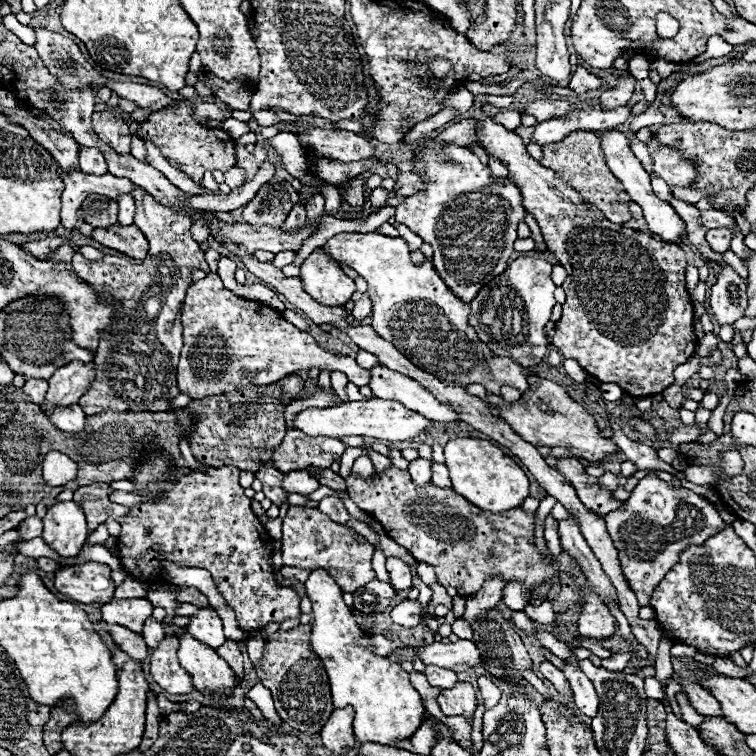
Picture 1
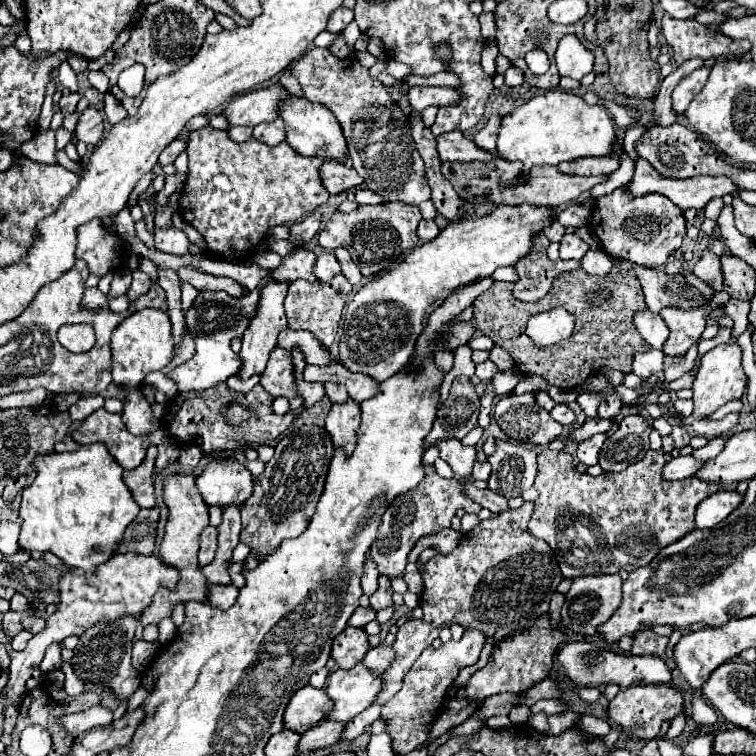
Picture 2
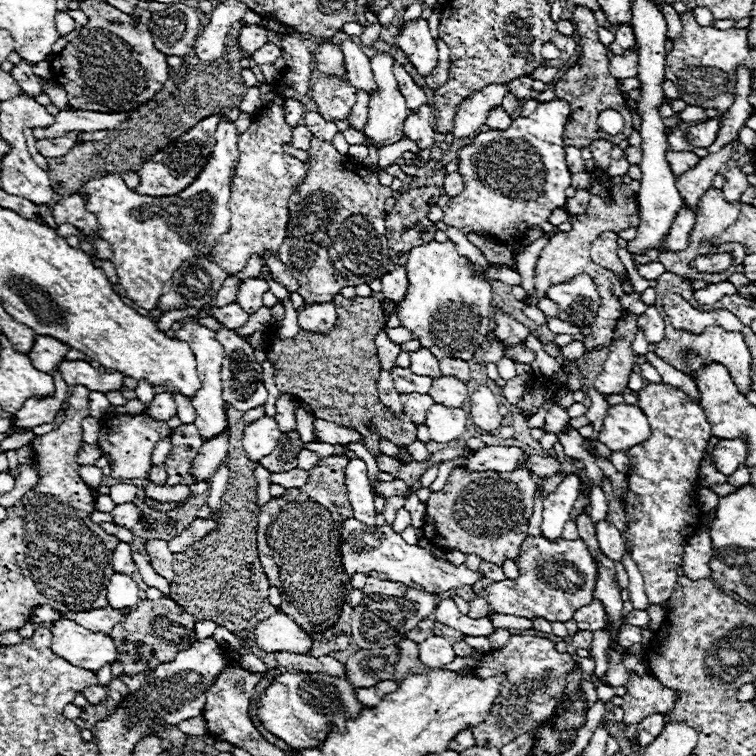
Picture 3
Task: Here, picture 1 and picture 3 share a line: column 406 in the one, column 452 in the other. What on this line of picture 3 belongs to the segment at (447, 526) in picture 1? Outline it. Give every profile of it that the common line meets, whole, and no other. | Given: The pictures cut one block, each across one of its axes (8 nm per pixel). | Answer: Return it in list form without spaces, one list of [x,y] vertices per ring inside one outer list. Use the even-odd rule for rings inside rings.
[[[454,470],[440,492],[432,492],[426,500],[424,538],[444,550],[460,550],[476,554],[482,560],[502,566],[504,560],[520,560],[520,546],[526,538],[528,520],[532,516],[536,482],[528,470],[514,472],[482,472],[466,474]]]

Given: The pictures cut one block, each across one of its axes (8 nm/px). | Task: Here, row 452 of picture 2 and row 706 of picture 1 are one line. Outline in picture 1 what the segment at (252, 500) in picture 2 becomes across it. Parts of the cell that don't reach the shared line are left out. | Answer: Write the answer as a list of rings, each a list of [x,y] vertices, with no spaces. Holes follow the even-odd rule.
[[[300,624],[292,630],[278,630],[264,638],[264,656],[254,666],[258,680],[270,688],[278,716],[302,734],[318,734],[334,712],[330,684],[322,660],[310,650],[312,624]]]

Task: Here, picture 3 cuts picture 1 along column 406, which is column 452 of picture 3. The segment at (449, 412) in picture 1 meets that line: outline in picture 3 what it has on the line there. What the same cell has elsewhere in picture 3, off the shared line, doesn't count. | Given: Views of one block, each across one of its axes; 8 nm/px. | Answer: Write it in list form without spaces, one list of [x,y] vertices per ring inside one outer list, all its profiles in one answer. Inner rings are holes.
[[[442,376],[432,382],[432,388],[428,394],[434,398],[436,404],[460,408],[468,398],[468,388],[464,382],[460,382],[454,376]]]

